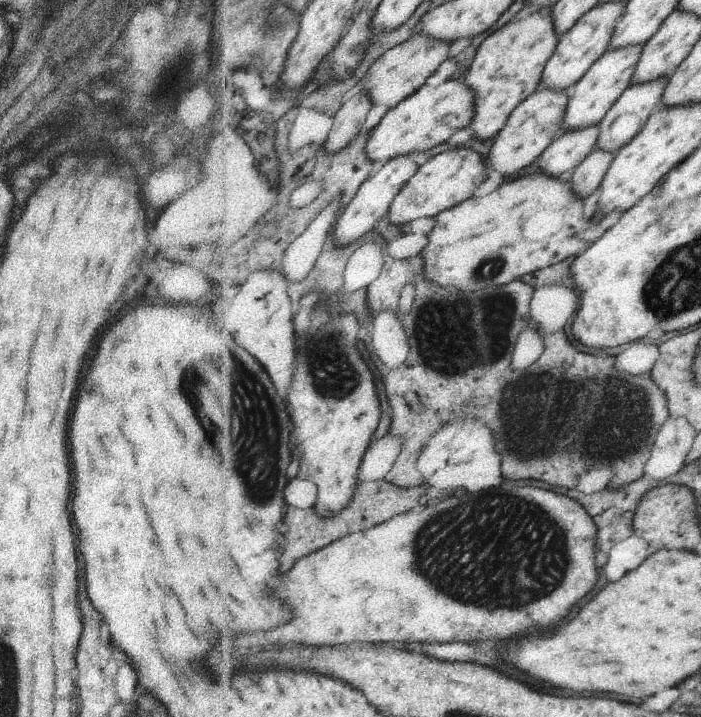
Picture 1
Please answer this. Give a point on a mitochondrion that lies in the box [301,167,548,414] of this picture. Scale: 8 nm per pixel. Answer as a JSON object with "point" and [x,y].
{"point":[457,328]}

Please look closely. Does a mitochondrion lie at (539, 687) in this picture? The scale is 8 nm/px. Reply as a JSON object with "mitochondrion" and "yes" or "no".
{"mitochondrion":"no"}

